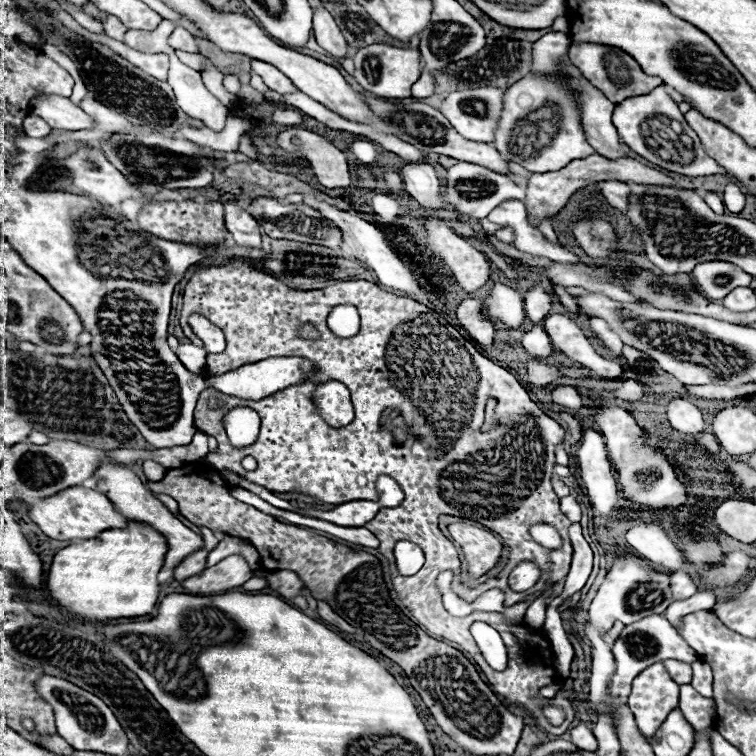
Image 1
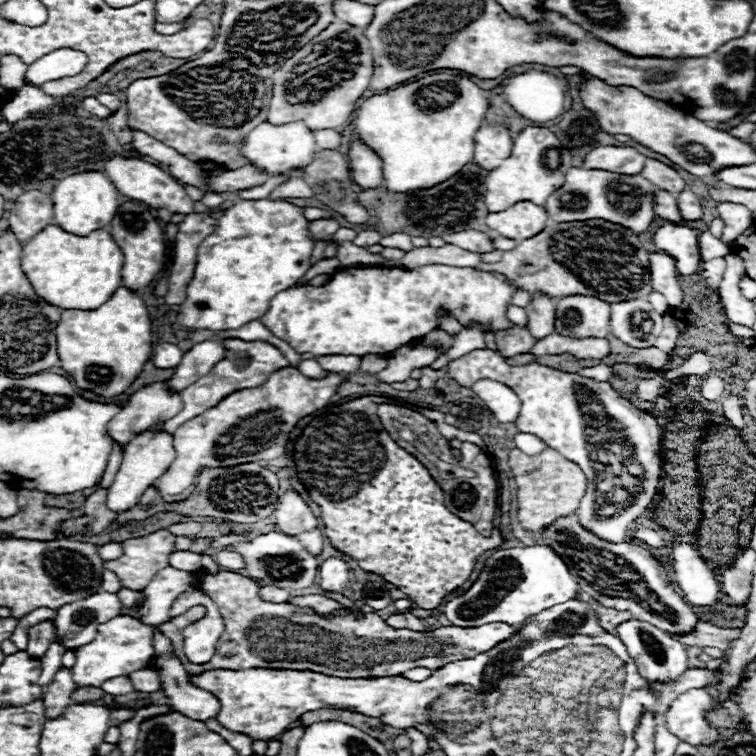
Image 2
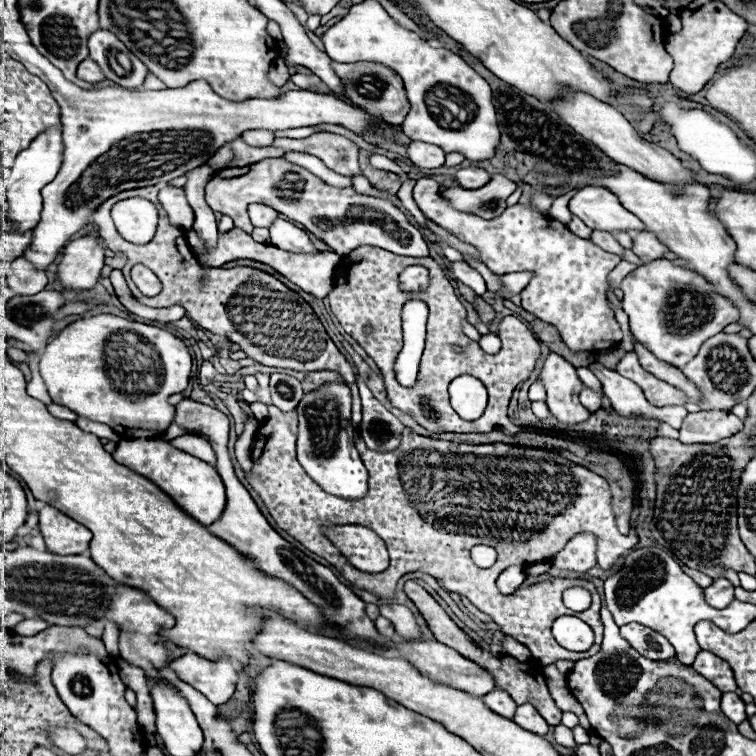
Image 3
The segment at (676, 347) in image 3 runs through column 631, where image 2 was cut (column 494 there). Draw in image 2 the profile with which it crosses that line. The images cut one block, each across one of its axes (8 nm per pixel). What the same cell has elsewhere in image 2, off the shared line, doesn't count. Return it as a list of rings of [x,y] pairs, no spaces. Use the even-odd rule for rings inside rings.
[[[444,264],[414,270],[352,266],[338,270],[324,286],[300,286],[280,292],[274,296],[266,316],[262,316],[260,322],[274,332],[274,336],[288,342],[298,354],[390,354],[402,344],[428,334],[438,324],[438,308],[452,312],[462,326],[470,320],[480,322],[484,328],[486,324],[492,324],[494,330],[510,326],[504,312],[514,290],[516,288],[508,286],[504,276],[474,272],[474,268]],[[378,280],[388,280],[388,284],[378,284]]]

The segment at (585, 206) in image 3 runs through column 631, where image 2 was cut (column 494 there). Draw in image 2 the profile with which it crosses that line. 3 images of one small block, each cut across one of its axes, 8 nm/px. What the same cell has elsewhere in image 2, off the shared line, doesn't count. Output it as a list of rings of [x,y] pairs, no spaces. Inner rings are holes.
[[[518,202],[502,212],[490,212],[486,216],[486,226],[504,238],[512,240],[526,240],[546,226],[546,212],[542,212],[542,206],[530,204],[530,202]]]

